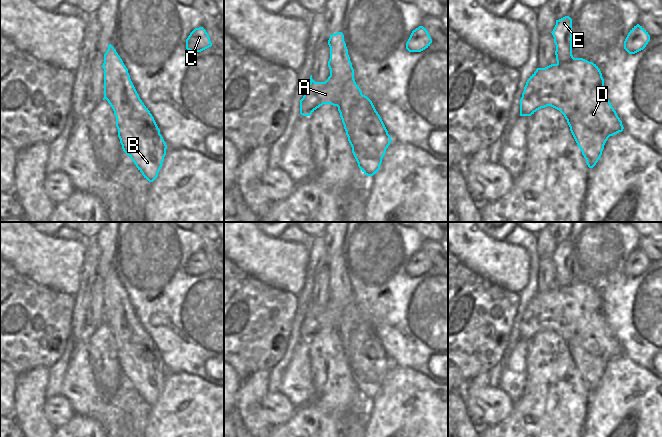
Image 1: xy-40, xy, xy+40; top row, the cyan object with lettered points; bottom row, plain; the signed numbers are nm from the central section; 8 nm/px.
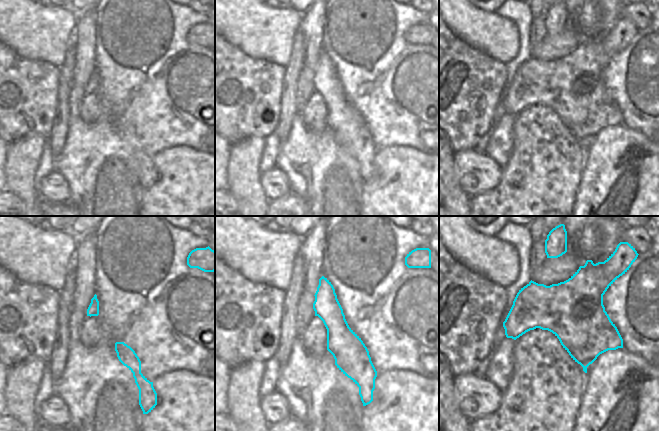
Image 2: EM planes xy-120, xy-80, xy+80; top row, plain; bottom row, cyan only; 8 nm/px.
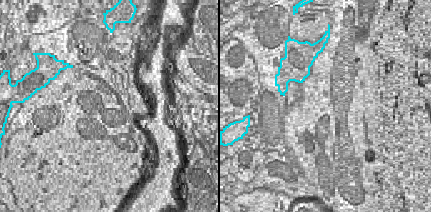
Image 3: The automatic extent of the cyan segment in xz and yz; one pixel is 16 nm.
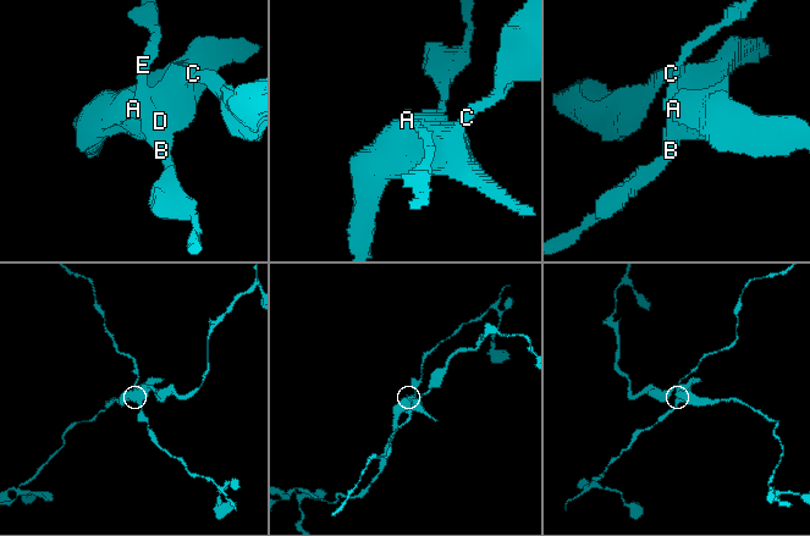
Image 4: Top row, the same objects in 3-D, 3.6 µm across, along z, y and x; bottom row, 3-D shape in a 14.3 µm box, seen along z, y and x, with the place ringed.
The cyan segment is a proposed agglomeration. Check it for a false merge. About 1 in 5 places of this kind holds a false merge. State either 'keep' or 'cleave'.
cleave

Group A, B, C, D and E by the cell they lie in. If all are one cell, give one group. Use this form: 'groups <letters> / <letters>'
groups A C D / B E

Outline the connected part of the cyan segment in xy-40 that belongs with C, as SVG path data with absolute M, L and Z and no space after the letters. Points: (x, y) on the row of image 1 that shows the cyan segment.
M203 27L195 28L186 39L186 49L201 52L212 46L210 37Z

